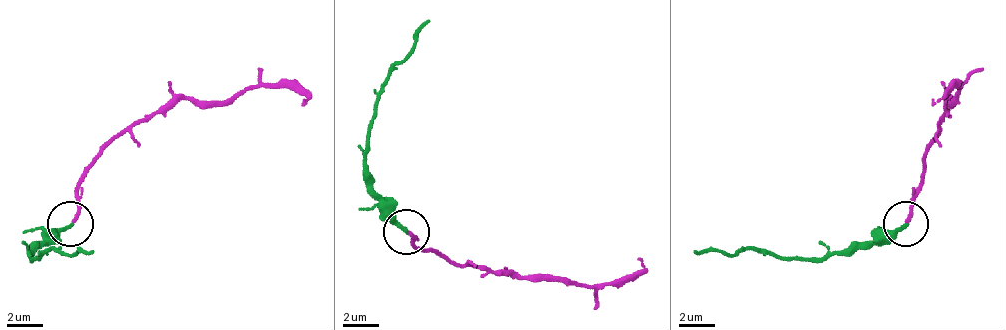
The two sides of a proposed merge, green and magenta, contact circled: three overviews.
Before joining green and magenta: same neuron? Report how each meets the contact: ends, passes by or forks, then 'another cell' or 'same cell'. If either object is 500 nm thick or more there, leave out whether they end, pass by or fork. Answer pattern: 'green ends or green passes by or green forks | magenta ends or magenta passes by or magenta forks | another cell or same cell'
green ends | magenta ends | same cell

